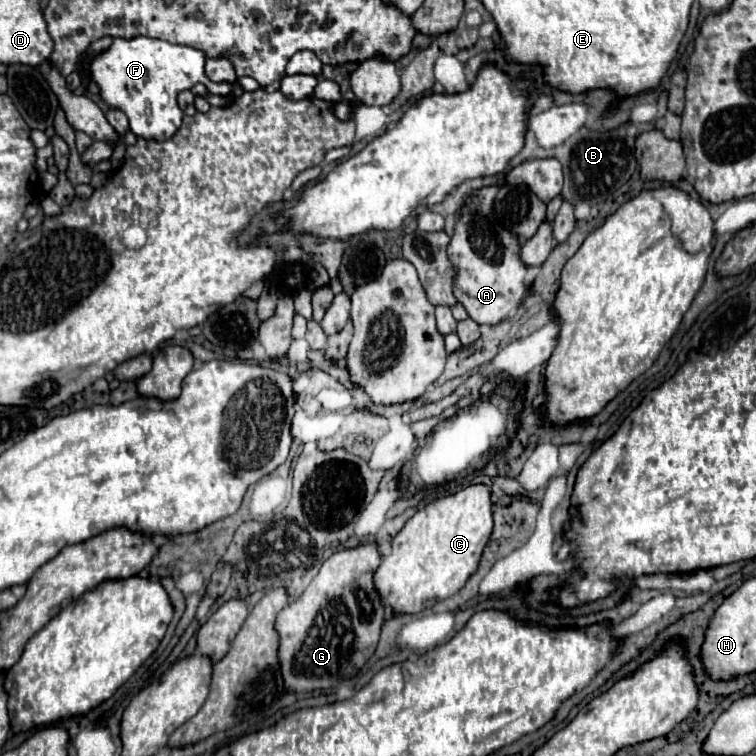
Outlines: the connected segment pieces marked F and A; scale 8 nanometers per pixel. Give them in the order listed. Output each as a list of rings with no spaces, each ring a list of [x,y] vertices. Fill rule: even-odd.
[[[151,37],[113,39],[111,47],[101,51],[91,61],[91,81],[99,85],[101,99],[115,109],[121,109],[131,125],[131,131],[143,139],[169,139],[181,127],[183,111],[177,105],[177,95],[191,89],[197,83],[209,83],[205,77],[205,55],[187,45],[173,45],[169,41]],[[145,105],[151,105],[151,113],[145,113]]]
[[[485,187],[467,199],[467,207],[455,225],[455,235],[447,247],[449,261],[453,269],[457,269],[453,293],[469,317],[479,325],[503,321],[531,293],[523,283],[527,267],[519,259],[519,241],[507,229],[501,229],[497,217],[493,217],[495,193],[495,187]],[[459,289],[463,293],[459,293]]]

